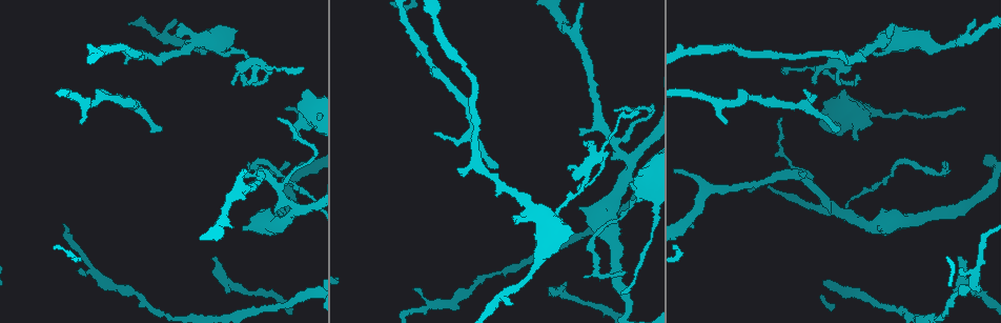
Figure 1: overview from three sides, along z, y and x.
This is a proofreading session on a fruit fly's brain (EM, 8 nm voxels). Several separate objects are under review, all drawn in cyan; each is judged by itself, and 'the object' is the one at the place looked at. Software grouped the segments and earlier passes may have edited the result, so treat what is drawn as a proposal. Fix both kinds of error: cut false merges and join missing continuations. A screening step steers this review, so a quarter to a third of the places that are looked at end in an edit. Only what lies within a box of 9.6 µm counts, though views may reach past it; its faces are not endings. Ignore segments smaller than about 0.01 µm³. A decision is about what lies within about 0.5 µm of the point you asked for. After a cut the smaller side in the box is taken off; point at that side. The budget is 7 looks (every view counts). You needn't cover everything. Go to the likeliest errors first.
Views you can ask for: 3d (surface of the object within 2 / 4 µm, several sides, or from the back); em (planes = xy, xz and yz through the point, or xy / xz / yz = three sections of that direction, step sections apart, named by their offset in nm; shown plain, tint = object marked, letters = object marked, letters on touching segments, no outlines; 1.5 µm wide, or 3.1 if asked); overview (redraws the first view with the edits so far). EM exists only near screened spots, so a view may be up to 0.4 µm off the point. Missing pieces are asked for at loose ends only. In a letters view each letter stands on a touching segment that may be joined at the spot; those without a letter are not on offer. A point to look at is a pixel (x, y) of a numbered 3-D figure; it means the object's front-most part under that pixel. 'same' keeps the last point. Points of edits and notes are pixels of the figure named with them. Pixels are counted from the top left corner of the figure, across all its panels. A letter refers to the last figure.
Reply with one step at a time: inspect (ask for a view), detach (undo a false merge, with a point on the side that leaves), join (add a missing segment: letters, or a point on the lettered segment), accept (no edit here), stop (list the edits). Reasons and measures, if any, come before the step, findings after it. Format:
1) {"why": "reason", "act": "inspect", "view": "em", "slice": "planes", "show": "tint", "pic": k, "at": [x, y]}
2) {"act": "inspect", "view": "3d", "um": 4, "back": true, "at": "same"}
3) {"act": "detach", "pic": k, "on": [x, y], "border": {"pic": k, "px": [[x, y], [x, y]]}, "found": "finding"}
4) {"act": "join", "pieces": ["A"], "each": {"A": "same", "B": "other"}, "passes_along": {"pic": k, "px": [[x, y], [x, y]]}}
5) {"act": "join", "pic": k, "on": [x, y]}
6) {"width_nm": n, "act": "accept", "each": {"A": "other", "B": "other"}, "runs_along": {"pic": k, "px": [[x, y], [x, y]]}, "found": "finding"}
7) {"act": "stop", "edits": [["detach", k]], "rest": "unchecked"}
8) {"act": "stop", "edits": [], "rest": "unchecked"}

{"why": "an open end", "act": "inspect", "view": "3d", "um": 4, "pic": 1, "at": [436, 133]}

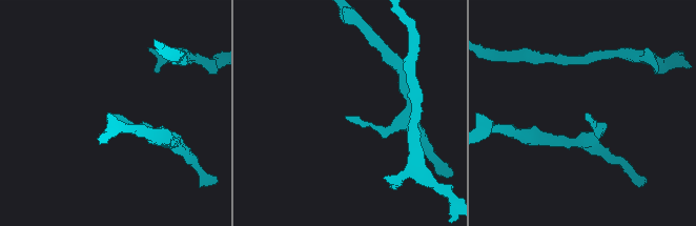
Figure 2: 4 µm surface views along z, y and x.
{"act": "inspect", "view": "em", "slice": "yz", "step": 8, "show": "tint", "pic": 2, "at": [586, 114]}

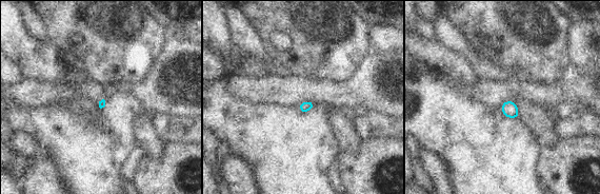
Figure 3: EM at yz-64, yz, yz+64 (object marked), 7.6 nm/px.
{"why": "cut it another way", "act": "inspect", "view": "em", "slice": "planes", "show": "letters", "at": "same"}

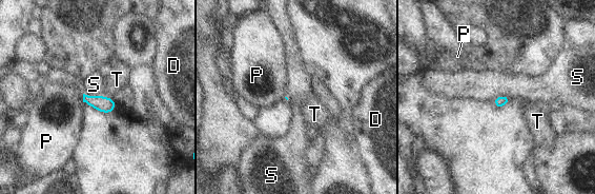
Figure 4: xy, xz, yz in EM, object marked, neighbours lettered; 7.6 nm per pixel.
{"act": "accept", "each": {"D": "other", "P": "other", "S": "other", "T": "other"}, "border": {"pic": 4, "px": [[83, 93], [103, 96]]}, "found": "none of them fits"}

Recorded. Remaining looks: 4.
{"why": "sharp bend", "act": "inspect", "view": "em", "slice": "xz", "step": 4, "show": "tint", "pic": 1, "at": [594, 271]}

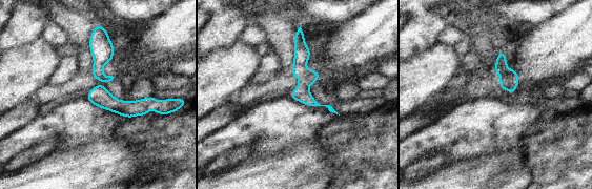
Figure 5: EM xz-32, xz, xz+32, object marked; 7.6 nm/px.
{"act": "inspect", "view": "em", "slice": "planes", "show": "letters", "at": "same"}

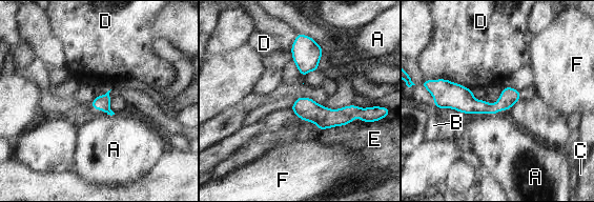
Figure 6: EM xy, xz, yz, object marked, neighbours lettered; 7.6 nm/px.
{"width_nm": 120, "act": "accept", "each": {"A": "other", "B": "other", "C": "other", "D": "other", "E": "other", "F": "other"}, "border": {"pic": 6, "px": [[98, 109], [114, 115]]}, "found": "continuous, no second cell"}

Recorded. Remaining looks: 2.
{"why": "an open end", "act": "inspect", "view": "em", "slice": "xy", "step": 4, "show": "tint", "pic": 1, "at": [215, 257]}

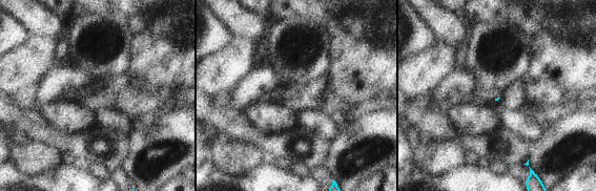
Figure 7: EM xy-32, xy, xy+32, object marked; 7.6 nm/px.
{"act": "inspect", "view": "em", "slice": "planes", "show": "letters", "at": "same"}

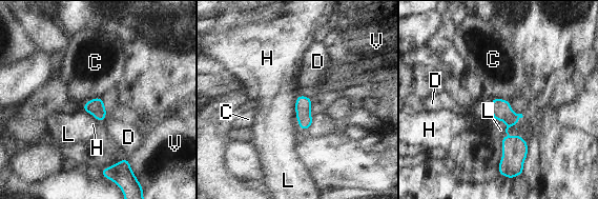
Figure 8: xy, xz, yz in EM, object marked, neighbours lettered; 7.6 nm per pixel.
{"act": "accept", "each": {"C": "other", "D": "other", "H": "other", "L": "other", "V": "other"}, "runs_along": {"pic": 8, "px": [[494, 101], [508, 116], [504, 164]]}, "found": "none of them fits"}

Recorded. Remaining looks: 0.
{"act": "stop", "edits": [], "rest": "unchecked"}

